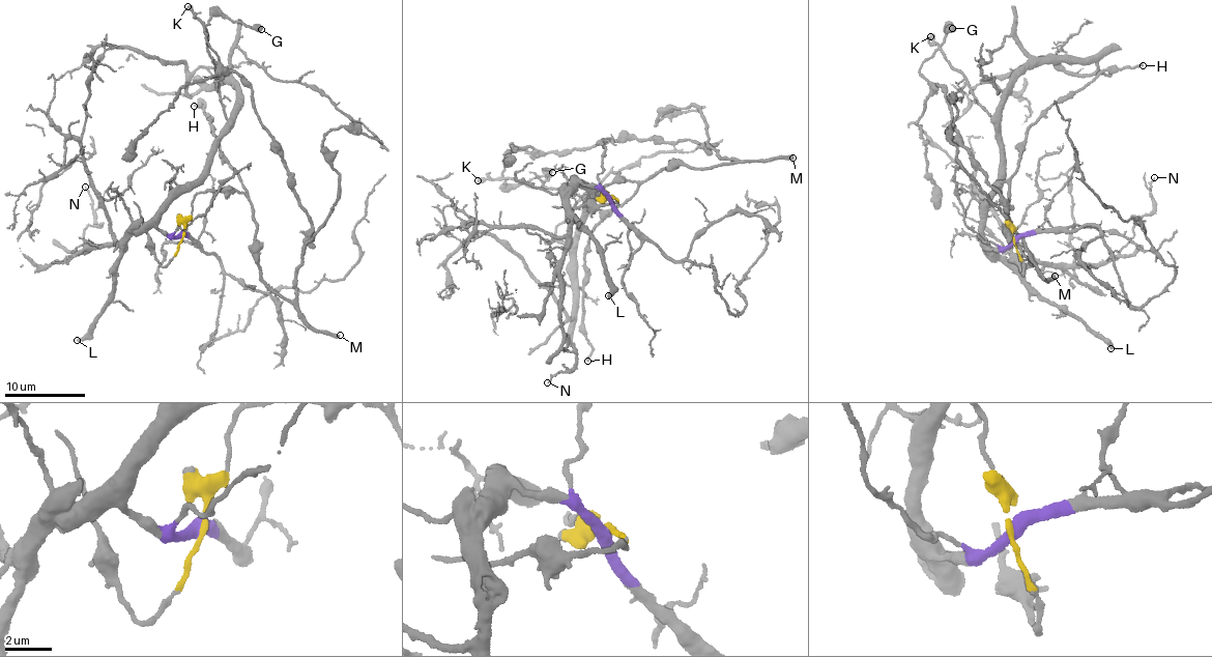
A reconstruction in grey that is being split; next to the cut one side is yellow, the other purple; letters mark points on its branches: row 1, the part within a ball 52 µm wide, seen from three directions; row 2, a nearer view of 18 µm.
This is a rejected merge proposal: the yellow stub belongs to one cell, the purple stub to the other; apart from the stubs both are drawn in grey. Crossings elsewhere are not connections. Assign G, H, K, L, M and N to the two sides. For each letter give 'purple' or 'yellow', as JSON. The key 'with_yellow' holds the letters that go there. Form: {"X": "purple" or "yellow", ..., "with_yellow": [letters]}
{"G": "yellow", "H": "yellow", "K": "purple", "L": "purple", "M": "yellow", "N": "purple", "with_yellow": ["G", "H", "M"]}

